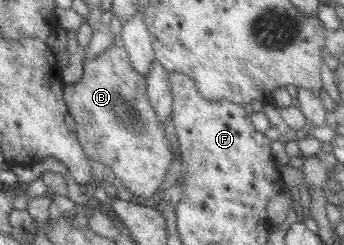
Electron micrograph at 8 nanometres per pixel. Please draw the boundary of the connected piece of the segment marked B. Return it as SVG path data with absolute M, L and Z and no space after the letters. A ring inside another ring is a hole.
M112 44L100 52L94 59L82 59L82 77L78 83L63 87L63 101L67 113L75 124L75 139L86 157L94 162L103 163L115 174L124 189L135 197L154 197L164 181L164 176L173 154L170 144L164 137L164 127L154 116L154 110L146 100L145 80L130 66L124 47Z

